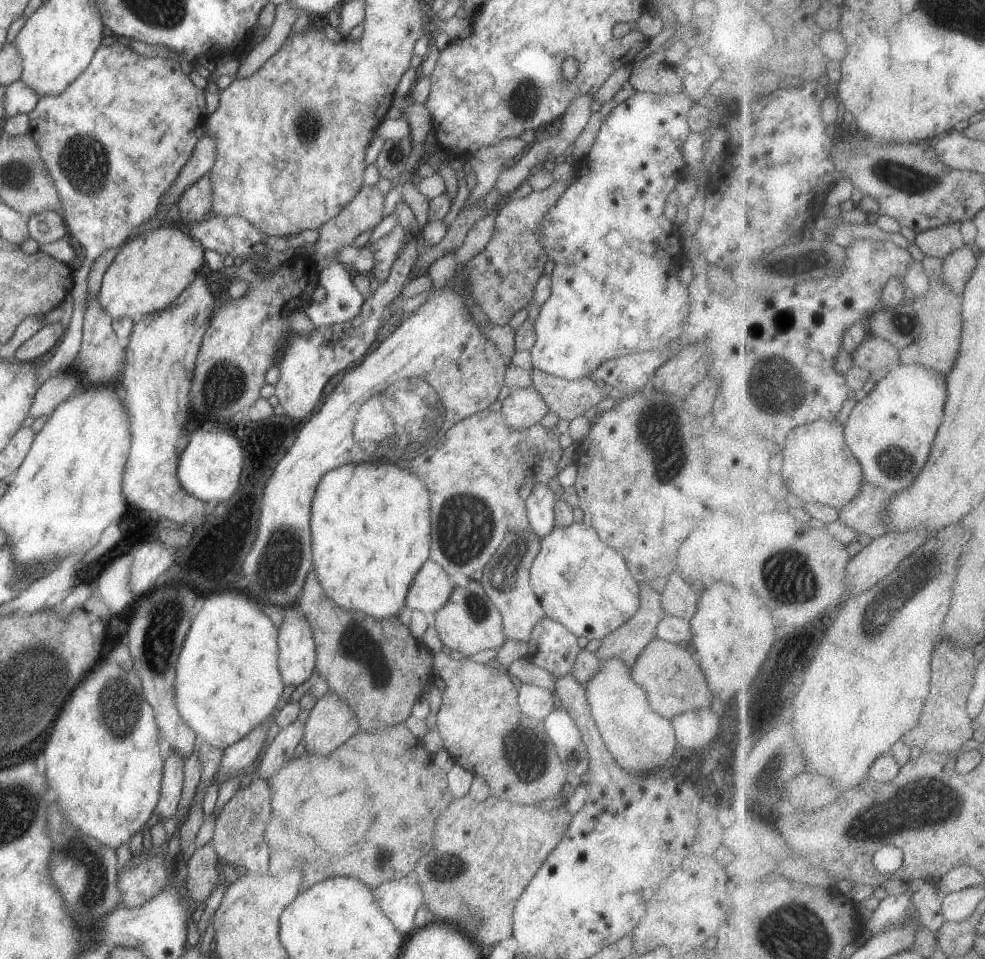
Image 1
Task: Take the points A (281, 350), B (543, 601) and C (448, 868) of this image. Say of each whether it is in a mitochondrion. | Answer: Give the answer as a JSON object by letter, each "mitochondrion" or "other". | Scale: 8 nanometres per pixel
{"A":"other","B":"other","C":"mitochondrion"}

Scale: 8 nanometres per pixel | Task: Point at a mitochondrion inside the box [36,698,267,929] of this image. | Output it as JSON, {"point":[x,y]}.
{"point":[93,892]}

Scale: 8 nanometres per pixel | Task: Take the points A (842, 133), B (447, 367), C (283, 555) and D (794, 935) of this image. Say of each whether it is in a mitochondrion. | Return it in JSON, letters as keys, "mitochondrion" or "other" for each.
{"A":"other","B":"other","C":"mitochondrion","D":"mitochondrion"}

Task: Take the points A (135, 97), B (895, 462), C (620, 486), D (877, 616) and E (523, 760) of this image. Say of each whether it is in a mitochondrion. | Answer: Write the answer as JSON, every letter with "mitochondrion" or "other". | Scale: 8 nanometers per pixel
{"A":"other","B":"mitochondrion","C":"other","D":"mitochondrion","E":"mitochondrion"}

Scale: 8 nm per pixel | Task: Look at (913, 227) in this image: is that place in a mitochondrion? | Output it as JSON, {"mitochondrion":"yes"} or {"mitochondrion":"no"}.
{"mitochondrion":"no"}

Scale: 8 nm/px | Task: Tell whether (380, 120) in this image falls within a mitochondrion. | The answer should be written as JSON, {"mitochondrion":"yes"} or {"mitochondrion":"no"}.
{"mitochondrion":"no"}

